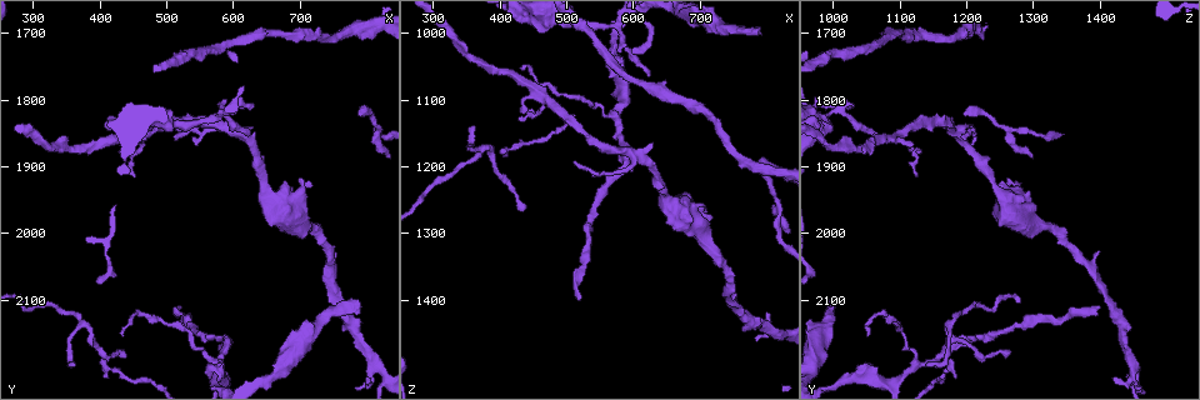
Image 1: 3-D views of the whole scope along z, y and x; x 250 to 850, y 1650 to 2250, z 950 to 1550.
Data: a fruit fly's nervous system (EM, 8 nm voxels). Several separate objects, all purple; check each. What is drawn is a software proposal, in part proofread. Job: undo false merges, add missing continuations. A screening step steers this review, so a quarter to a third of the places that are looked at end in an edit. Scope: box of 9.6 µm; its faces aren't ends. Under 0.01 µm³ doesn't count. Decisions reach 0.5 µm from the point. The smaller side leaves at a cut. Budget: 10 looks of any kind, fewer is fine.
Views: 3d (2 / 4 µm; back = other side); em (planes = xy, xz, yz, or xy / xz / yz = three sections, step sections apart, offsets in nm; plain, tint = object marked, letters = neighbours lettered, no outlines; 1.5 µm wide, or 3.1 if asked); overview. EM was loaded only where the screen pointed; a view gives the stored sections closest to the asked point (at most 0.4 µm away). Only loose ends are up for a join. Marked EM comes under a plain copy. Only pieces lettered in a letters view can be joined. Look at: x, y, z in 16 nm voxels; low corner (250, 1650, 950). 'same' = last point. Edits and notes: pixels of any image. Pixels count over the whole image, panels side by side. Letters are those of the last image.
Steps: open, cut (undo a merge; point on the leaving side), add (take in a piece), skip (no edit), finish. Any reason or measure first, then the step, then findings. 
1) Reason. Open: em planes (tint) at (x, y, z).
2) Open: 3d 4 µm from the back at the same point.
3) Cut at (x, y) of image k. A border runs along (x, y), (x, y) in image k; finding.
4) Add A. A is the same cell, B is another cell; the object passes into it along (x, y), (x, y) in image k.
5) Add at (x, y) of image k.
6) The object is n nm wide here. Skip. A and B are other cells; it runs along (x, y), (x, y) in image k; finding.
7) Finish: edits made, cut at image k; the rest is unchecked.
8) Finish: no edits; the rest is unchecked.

Branch stops here. Open: 3d 2 µm from the back at (635, 1840, 1165).

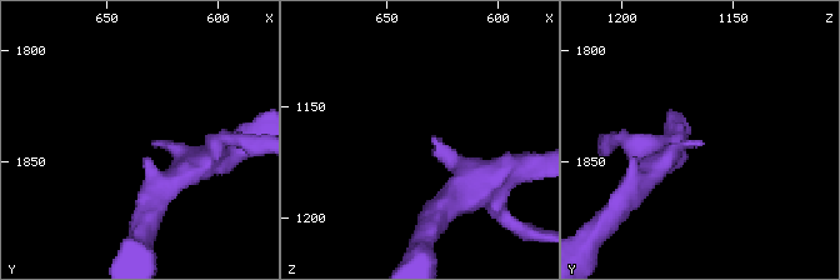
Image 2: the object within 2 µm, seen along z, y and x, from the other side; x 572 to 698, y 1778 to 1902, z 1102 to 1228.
The arms are 200, 200 nm wide. Open: em xz step 8 (letters) at (630, 1840, 1165).

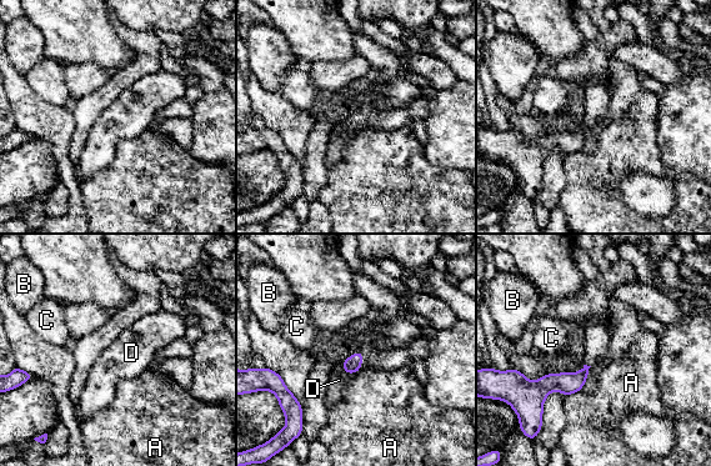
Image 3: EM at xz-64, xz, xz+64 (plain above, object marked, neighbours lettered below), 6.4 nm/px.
The longest contact is with D, 150 nm. Skip. A, B, C and D are other cells; a border runs along (341, 362), (346, 372), (362, 365) in image 3; none of them fits.

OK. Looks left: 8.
Calibre changes. Open: em planes (letters) at (575, 2215, 1025).

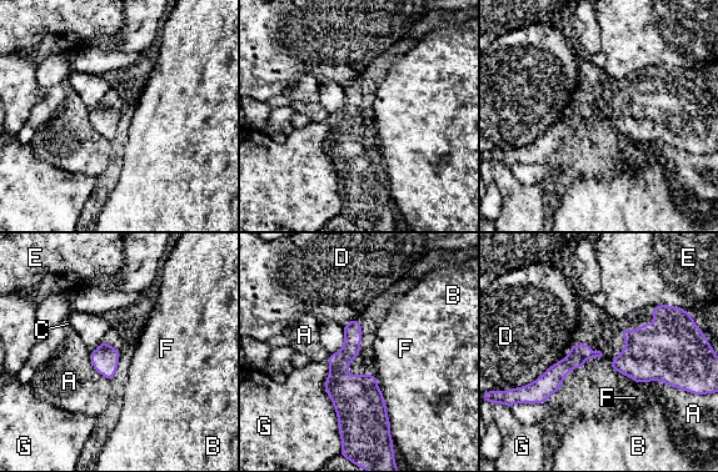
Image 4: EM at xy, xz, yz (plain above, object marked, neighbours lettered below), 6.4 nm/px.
Skip. A, B, C, D, E, F and G are other cells; all the same neuron.

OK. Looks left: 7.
Open: em planes (letters) at (790, 2120, 1000).

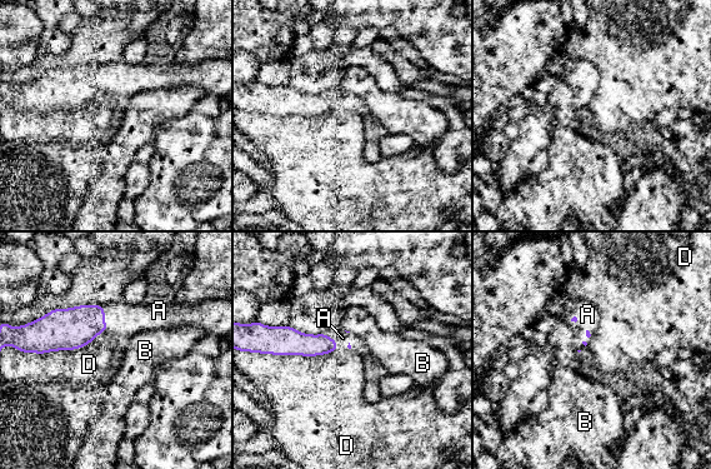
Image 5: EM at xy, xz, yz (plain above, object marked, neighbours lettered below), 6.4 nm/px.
The longest contact is with D, 460 nm. Add at (124, 320) of image 5. A is the same cell, B and D are other cells; it goes on there.

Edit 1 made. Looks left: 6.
A fork. Open: em yz step 4 (letters) at (815, 1840, 1260).

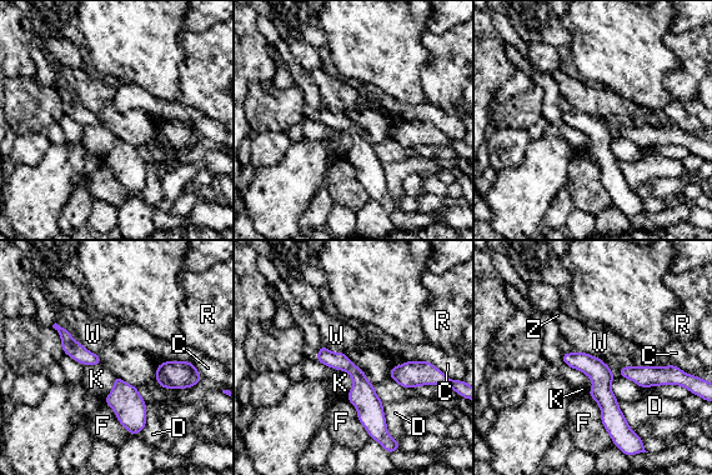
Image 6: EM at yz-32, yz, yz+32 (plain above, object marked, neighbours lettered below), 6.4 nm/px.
The longest contact is with F, 380 nm. Skip. C, D, F, K, R, W and Z are other cells; it runs along (322, 350), (359, 378), (380, 430) in image 6; one neuron here.

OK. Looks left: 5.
Finish: edits made, add at image 5; the rest is unchecked.

